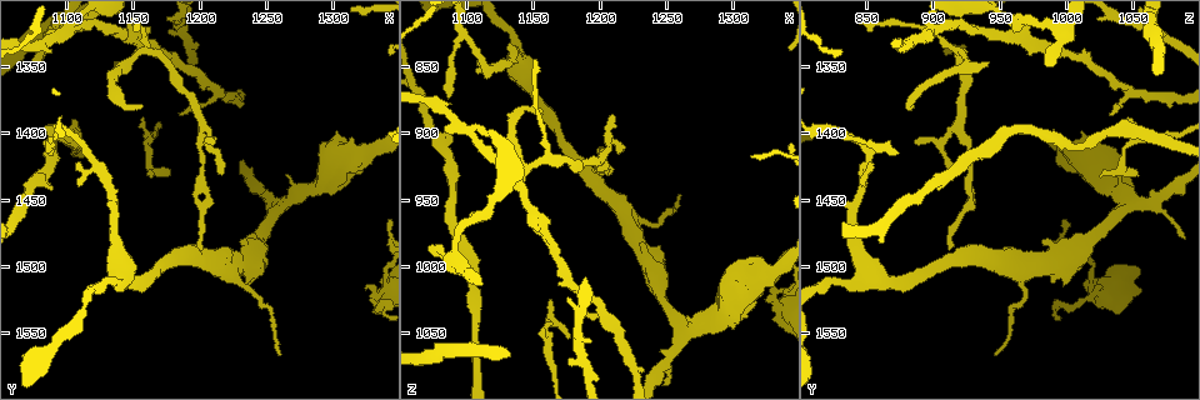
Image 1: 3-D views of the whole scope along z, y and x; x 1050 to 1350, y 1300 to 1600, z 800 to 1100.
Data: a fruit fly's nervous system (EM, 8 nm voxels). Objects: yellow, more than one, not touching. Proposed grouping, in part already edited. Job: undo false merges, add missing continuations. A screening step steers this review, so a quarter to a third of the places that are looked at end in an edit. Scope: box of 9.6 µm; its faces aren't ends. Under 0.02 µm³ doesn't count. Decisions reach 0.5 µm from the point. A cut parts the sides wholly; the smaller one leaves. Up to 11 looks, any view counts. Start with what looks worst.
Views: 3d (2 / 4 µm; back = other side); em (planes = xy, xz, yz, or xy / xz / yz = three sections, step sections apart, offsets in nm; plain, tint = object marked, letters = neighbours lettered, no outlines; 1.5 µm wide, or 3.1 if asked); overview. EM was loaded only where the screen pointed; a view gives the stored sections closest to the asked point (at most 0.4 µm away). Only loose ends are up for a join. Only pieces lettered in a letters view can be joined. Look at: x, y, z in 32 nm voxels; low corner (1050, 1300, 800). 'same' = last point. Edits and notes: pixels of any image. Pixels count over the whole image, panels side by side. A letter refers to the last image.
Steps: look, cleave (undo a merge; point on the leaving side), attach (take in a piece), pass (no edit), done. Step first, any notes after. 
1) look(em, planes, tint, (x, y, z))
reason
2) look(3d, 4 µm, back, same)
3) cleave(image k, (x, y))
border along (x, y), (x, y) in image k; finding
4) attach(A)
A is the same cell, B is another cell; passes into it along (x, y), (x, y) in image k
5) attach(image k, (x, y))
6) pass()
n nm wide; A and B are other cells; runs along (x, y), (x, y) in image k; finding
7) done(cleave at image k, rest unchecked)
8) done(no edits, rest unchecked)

look(em, xy, step 4, plain, (1102, 1318, 900))
side arm on a straight run

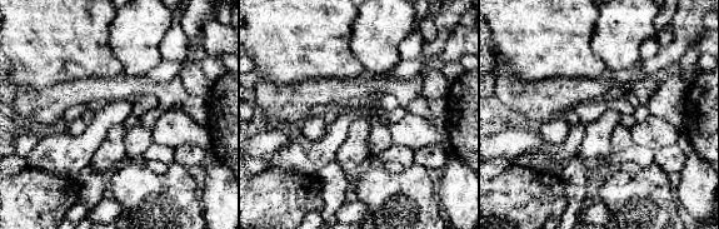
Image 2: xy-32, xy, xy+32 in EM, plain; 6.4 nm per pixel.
look(em, xy, step 4, letters, same)

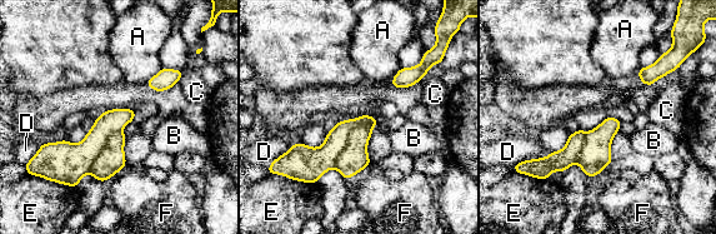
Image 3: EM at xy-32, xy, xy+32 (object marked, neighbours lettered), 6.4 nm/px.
cleave(image 3, (315, 162))
A, B, C, D, E and F are other cells; the part that leaves runs along (131, 113), (83, 150), (51, 149) in image 3; two neurons meet here

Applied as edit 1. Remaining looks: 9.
look(3d, 4 µm, (1222, 1502, 970))
thick turns thin

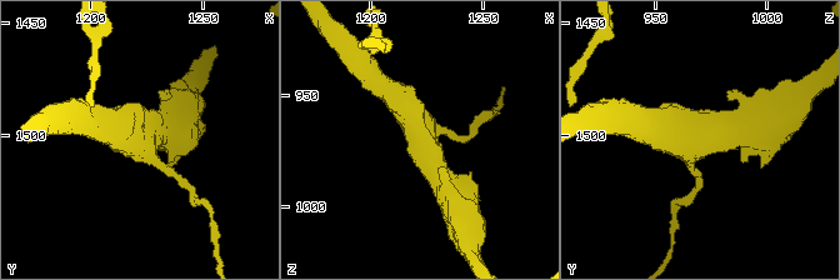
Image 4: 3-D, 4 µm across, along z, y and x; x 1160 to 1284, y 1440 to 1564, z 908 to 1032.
look(em, planes, letters, (1224, 1502, 970))

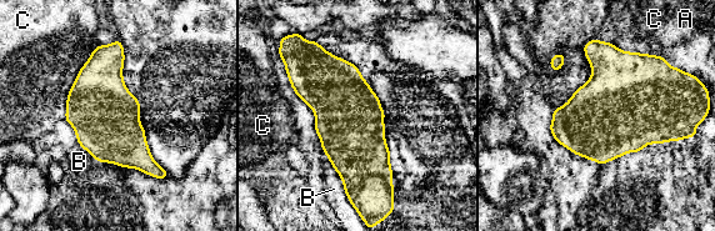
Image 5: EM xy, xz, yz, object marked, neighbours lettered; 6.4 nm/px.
pass()
A, B and C are other cells; border along (325, 154), (340, 176), (346, 194) in image 5; continuous, no second neuron

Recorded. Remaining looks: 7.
look(3d, 4 µm, (1186, 1384, 1032))
tapers out

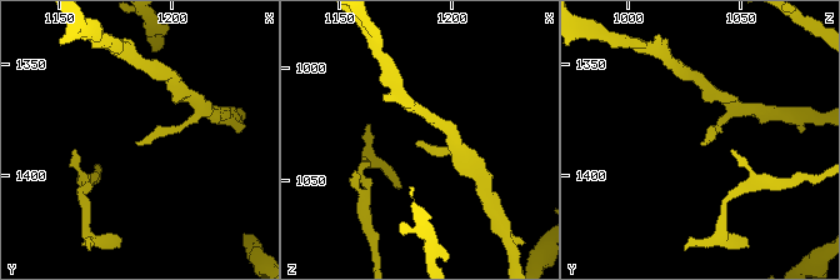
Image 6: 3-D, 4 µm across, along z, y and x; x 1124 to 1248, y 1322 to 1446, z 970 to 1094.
look(em, planes, tint, (1184, 1384, 1034))

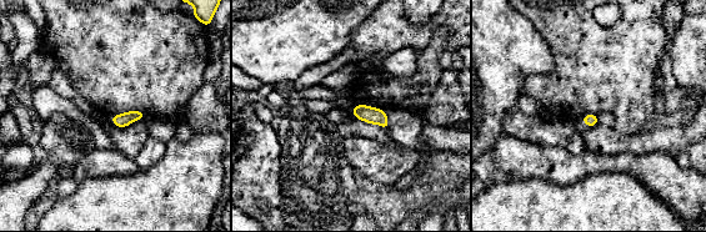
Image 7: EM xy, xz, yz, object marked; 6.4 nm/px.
look(em, planes, letters, same)

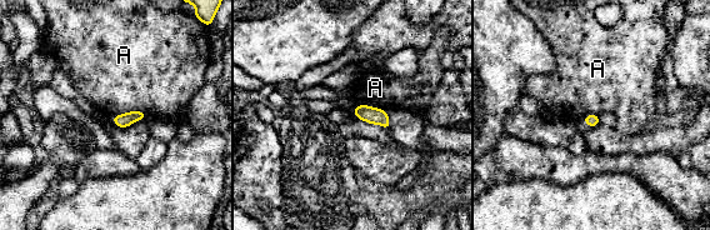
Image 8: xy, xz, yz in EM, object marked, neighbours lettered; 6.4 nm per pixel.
pass()
A is another cell; border along (353, 108), (370, 105), (385, 111) in image 8; no lettered piece goes on from it

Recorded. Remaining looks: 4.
look(3d, 2 µm, (1108, 1422, 854))
an open end

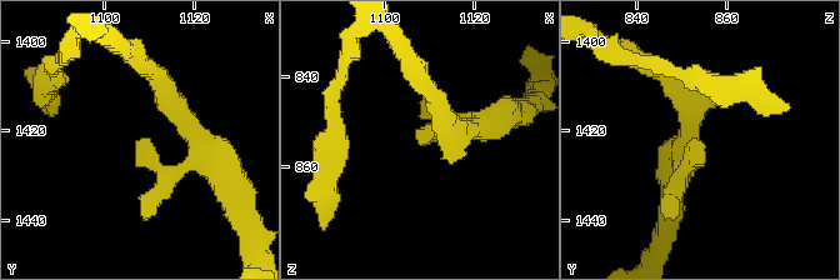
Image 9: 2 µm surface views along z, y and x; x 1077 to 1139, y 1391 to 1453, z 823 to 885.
look(em, planes, letters, (1107, 1422, 855))
now the EM

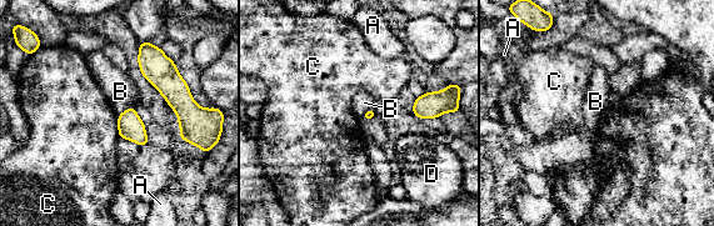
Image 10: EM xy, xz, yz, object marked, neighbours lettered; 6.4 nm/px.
pass()
A, B, C and D are other cells; border along (116, 116), (118, 135), (120, 137) in image 10; no lettered piece goes on from it

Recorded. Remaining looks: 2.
done(cleave at image 3, rest unchecked)

